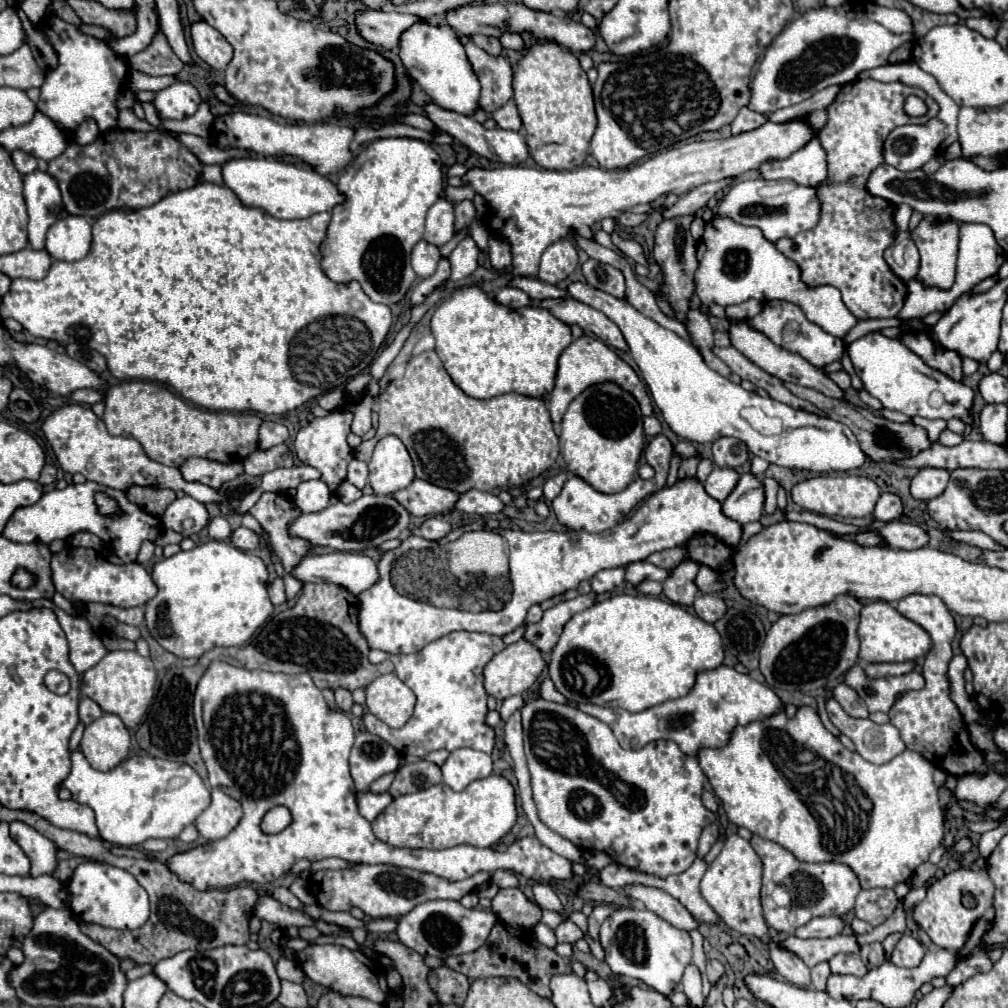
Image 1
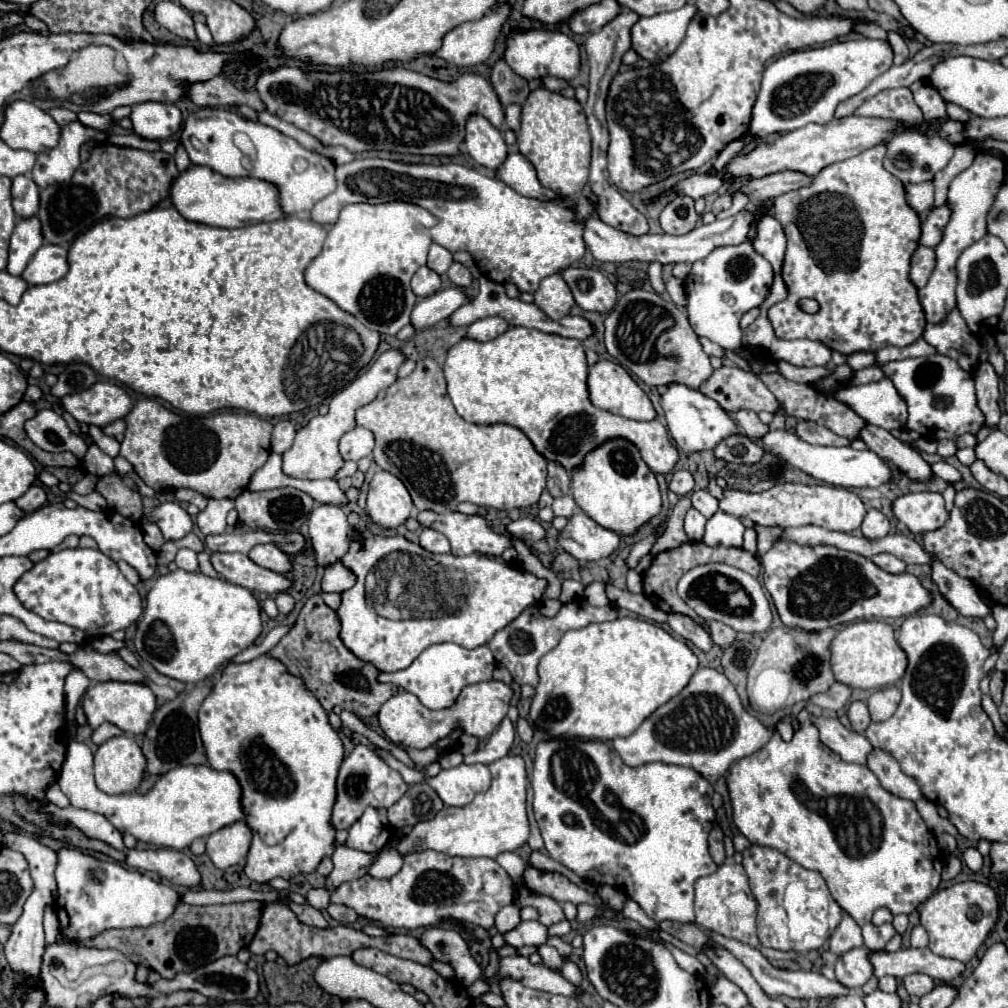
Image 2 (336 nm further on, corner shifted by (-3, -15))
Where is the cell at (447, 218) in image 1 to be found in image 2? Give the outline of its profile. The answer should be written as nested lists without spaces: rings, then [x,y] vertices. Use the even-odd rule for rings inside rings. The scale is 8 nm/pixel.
[[[433,243],[433,245],[431,245],[431,249],[429,249],[427,267],[429,267],[429,269],[433,269],[437,275],[443,275],[443,273],[451,267],[451,263],[453,263],[453,255],[451,255],[445,247],[441,247],[441,245]]]

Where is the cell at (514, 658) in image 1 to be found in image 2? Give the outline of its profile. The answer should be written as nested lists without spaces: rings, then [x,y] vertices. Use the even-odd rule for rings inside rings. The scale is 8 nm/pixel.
[[[483,681],[483,683],[467,685],[463,687],[461,695],[455,699],[451,707],[445,707],[439,711],[427,709],[413,693],[399,691],[381,707],[381,715],[377,713],[377,717],[385,737],[389,737],[389,741],[393,741],[395,745],[405,743],[407,747],[427,749],[435,745],[439,739],[449,737],[459,727],[467,735],[473,735],[477,739],[487,739],[507,715],[509,701],[511,701],[511,687],[501,681]]]

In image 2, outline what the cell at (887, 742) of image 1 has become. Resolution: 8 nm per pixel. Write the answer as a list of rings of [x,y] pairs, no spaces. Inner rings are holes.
[[[875,749],[867,759],[867,767],[877,775],[877,779],[889,793],[893,793],[901,799],[909,799],[909,801],[919,801],[923,797],[923,793],[915,785],[915,781],[909,775],[905,775],[901,771],[899,763],[885,751]]]

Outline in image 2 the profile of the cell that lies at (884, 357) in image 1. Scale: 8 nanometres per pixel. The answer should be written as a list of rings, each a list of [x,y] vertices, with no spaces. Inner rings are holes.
[[[887,377],[867,385],[843,387],[835,393],[835,399],[849,405],[867,423],[887,431],[903,429],[907,423],[907,405]]]

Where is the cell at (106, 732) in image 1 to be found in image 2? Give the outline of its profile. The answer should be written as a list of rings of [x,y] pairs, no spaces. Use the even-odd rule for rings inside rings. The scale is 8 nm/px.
[[[109,739],[95,751],[95,783],[105,793],[131,793],[139,787],[147,761],[135,739]]]

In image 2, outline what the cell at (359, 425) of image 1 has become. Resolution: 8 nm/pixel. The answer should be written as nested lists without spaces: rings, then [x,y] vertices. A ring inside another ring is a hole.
[[[355,427],[351,429],[349,433],[345,433],[341,439],[339,439],[339,451],[341,451],[341,457],[347,461],[359,461],[363,457],[371,457],[371,451],[373,451],[373,435],[371,431],[363,429],[363,427]]]

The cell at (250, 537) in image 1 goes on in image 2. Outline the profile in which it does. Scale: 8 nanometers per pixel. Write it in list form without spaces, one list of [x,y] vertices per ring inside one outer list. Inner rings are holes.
[[[263,543],[263,545],[255,545],[251,551],[249,551],[249,559],[255,561],[257,565],[269,569],[269,571],[275,571],[275,573],[289,573],[293,563],[291,559],[281,551],[277,549],[273,543]]]

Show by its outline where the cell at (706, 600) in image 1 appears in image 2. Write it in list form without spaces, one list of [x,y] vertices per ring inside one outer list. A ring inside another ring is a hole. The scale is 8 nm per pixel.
[[[711,621],[709,627],[711,627],[711,639],[719,647],[729,647],[735,641],[735,637],[737,637],[737,633],[729,625],[725,625],[725,623]]]

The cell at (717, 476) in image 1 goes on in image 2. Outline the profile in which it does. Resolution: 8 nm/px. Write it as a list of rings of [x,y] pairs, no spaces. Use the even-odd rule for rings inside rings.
[[[705,489],[705,491],[693,491],[691,493],[691,503],[693,507],[703,513],[707,519],[719,511],[719,501],[715,497],[711,497],[711,493]]]

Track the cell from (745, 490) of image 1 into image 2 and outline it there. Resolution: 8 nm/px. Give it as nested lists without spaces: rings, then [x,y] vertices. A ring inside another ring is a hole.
[[[717,511],[705,527],[705,535],[703,535],[703,543],[709,547],[741,547],[743,545],[743,531],[745,525],[735,519],[733,515],[727,515],[723,511]]]

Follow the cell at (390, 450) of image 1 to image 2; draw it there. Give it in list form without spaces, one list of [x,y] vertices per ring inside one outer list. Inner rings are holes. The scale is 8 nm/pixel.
[[[377,471],[369,483],[365,513],[383,529],[397,529],[413,511],[411,495],[405,485],[387,471]]]

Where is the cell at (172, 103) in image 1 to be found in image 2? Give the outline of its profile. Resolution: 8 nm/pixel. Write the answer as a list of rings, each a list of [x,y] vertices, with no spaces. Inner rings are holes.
[[[139,103],[129,115],[135,135],[165,141],[181,131],[181,111],[173,103]]]

